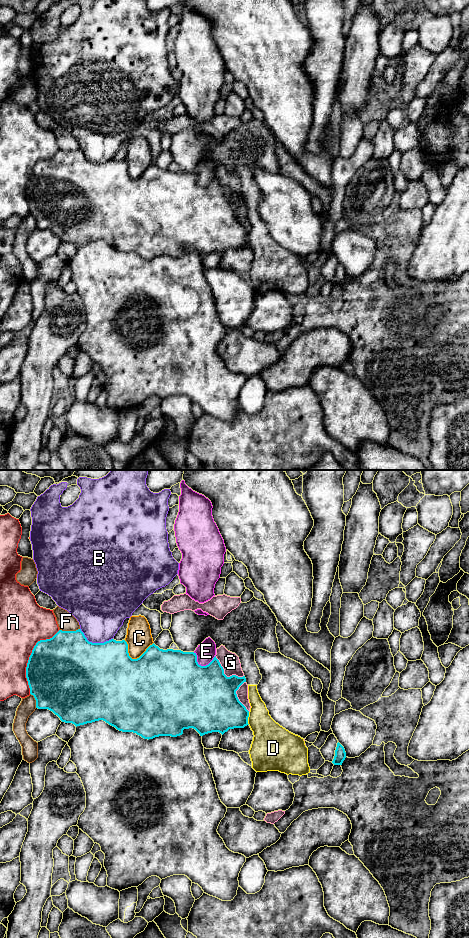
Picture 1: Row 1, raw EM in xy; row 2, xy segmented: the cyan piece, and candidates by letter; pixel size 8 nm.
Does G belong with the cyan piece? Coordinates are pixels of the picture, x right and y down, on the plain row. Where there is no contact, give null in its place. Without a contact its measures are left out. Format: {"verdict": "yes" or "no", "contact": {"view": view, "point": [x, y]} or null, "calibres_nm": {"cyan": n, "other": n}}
{"verdict": "no", "contact": {"view": "xy", "point": [224, 194]}, "calibres_nm": {"cyan": 500, "other": 150}}

